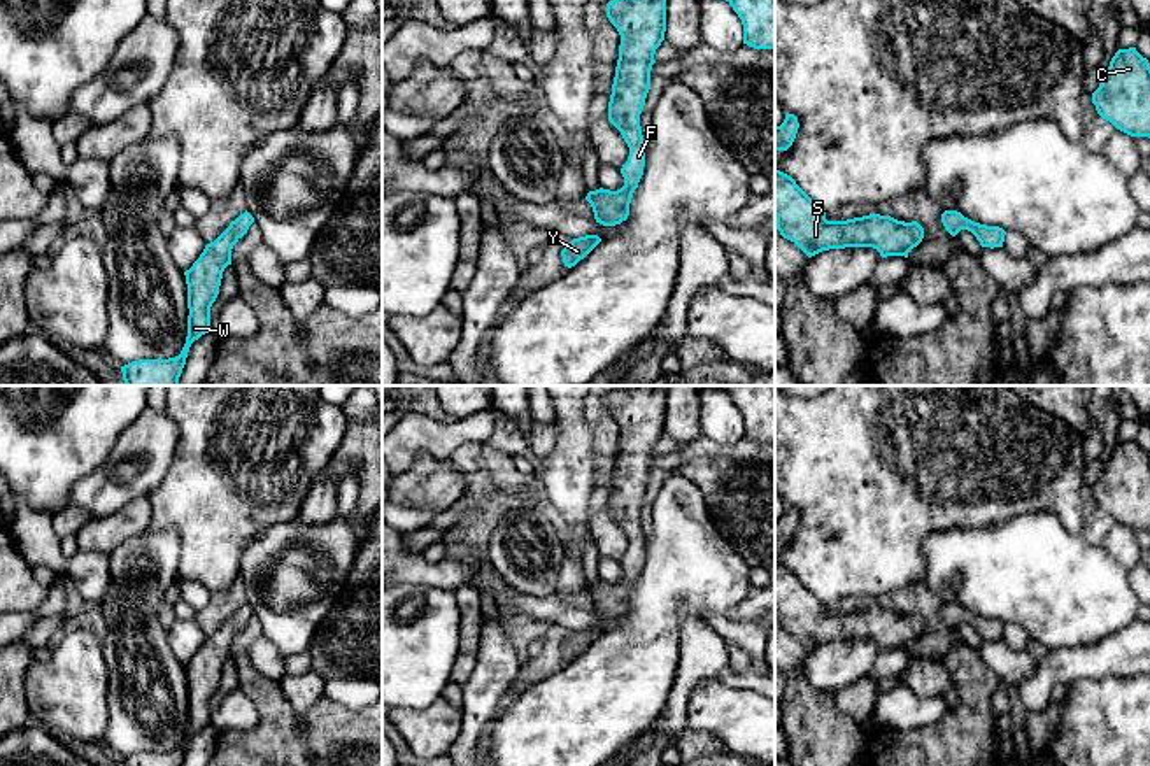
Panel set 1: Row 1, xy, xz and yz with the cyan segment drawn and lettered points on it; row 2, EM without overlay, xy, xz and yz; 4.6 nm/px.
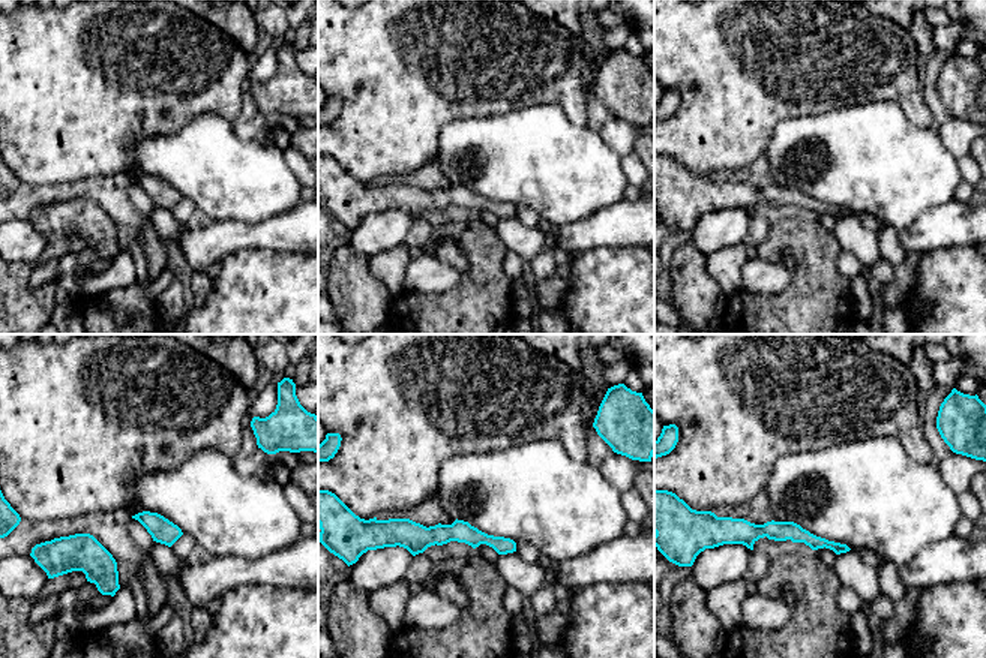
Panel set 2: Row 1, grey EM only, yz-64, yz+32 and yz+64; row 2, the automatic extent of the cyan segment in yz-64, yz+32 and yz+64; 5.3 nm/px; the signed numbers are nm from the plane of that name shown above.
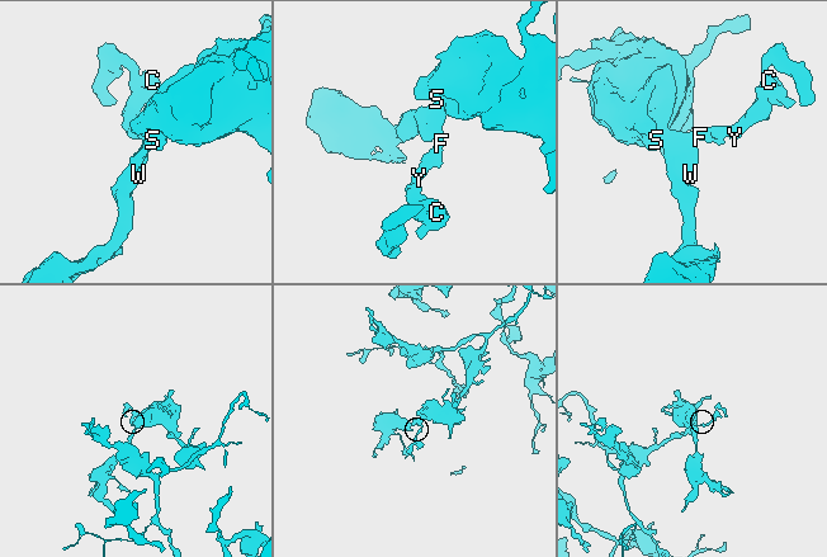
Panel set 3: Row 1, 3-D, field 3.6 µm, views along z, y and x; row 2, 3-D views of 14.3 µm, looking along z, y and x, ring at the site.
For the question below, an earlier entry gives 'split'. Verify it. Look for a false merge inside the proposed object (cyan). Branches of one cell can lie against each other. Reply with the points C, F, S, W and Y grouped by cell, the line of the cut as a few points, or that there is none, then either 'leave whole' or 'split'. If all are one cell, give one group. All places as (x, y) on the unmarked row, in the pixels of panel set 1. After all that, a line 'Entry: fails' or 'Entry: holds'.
C F S W Y; no cut; leave whole
Entry: fails

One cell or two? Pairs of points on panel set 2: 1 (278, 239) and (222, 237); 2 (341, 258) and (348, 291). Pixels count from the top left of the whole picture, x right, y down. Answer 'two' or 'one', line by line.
1: one
2: one

